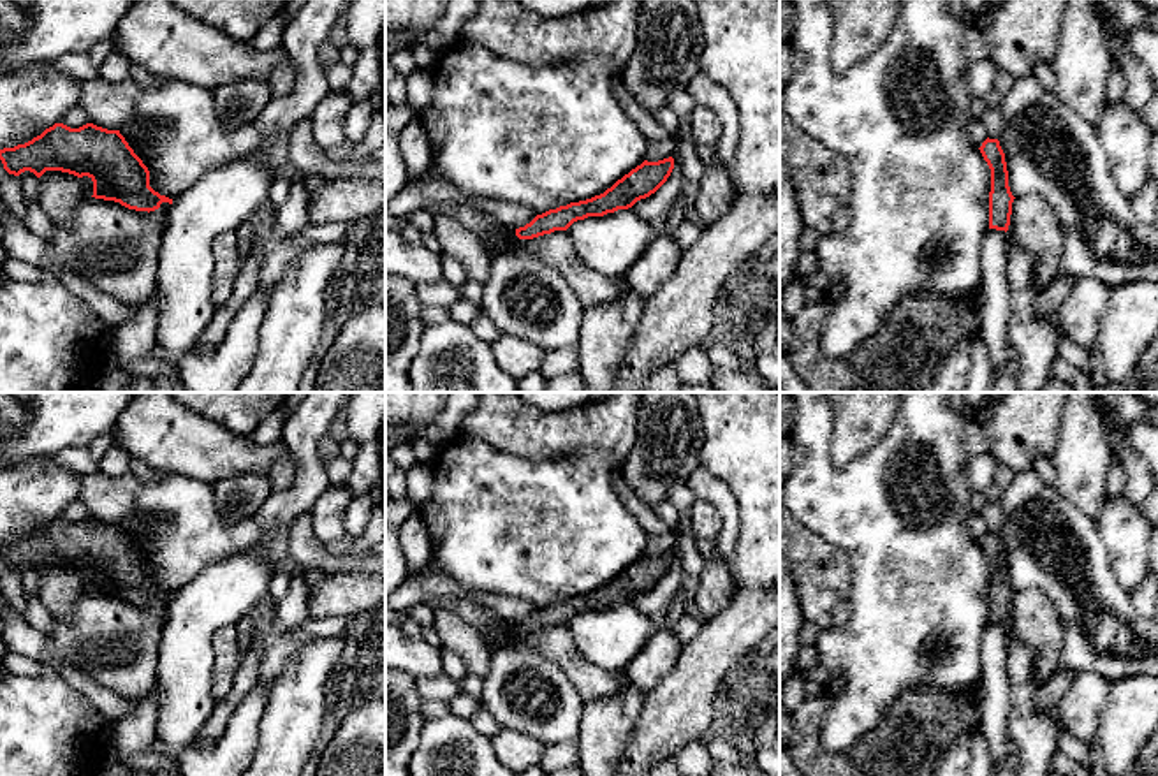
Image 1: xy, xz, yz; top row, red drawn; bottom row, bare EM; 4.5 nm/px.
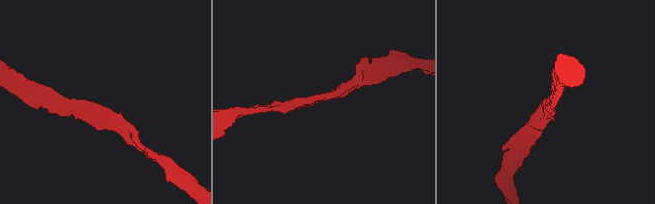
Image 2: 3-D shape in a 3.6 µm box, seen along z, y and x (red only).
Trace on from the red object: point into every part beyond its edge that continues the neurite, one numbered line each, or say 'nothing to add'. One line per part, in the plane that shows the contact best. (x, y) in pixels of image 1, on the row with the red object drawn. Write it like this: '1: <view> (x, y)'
nothing to add

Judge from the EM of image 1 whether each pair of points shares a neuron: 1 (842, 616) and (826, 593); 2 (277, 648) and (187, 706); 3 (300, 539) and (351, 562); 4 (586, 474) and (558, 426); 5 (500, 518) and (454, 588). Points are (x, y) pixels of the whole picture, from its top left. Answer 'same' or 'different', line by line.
1: different
2: different
3: same
4: different
5: different

